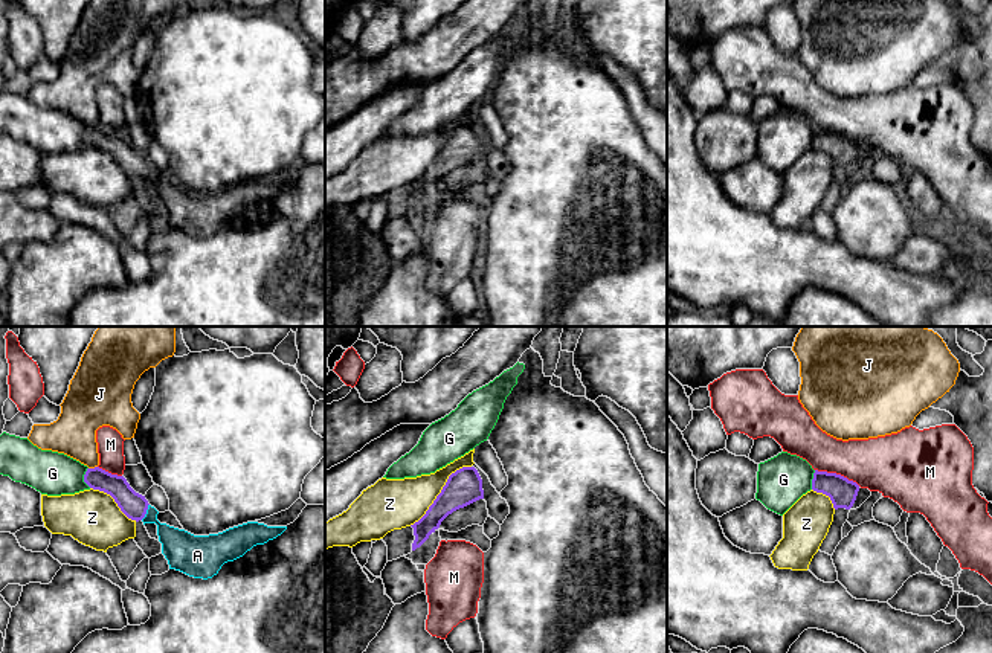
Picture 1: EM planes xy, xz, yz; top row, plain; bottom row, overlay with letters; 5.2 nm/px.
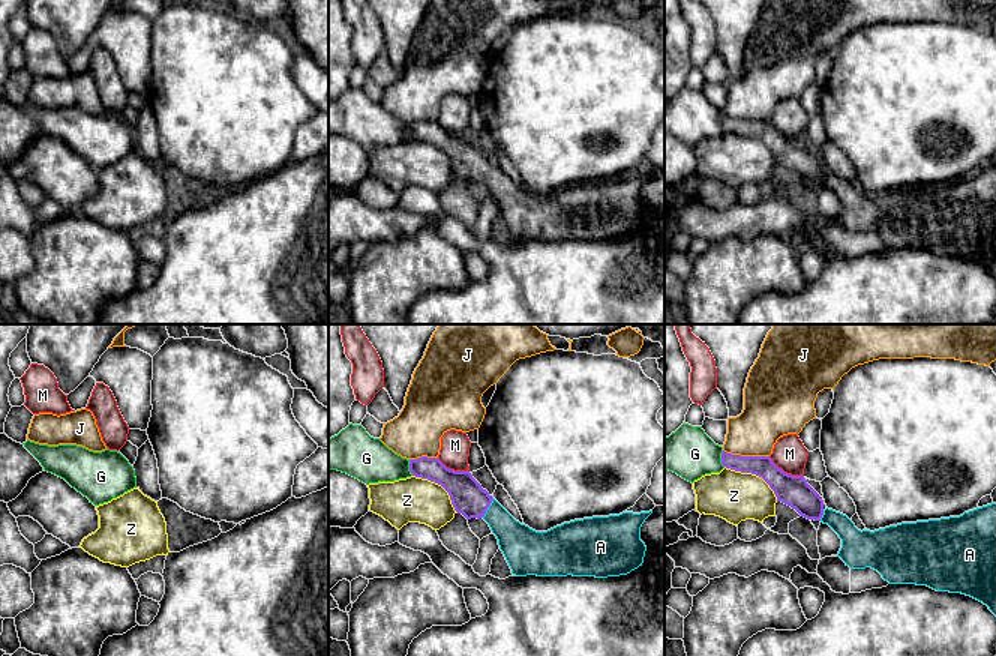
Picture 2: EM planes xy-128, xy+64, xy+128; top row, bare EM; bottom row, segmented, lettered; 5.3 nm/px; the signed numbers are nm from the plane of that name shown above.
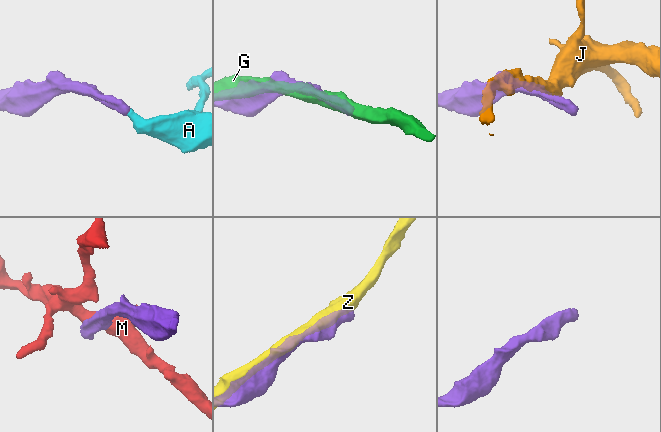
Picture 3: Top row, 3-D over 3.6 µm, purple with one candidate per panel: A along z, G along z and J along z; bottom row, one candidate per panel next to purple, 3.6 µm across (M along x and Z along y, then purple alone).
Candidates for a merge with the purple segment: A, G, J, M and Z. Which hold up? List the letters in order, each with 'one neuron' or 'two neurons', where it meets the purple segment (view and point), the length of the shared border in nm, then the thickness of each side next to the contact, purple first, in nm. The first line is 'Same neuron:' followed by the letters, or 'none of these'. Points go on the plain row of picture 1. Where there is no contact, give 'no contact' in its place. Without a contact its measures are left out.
Same neuron: A
A: one neuron; contact xy (145, 170); length 100 nm; calibres 140 and 180 nm
G: two neurons; contact xy (84, 136); length 110 nm; calibres 120 and 240 nm
J: two neurons; contact xy (92, 127); length 50 nm; calibres 120 and 240 nm
M: two neurons; contact yz (838, 133); length 260 nm; calibres 150 and 300 nm
Z: two neurons; contact xz (441, 150); length 460 nm; calibres 190 and 260 nm

